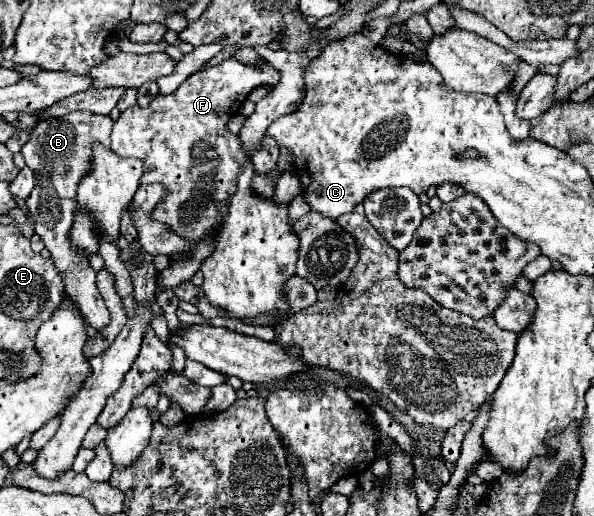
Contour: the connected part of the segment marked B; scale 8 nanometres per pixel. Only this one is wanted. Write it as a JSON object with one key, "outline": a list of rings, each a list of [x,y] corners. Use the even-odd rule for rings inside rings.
{"outline":[[[73,112],[69,116],[69,122],[67,120],[39,122],[29,142],[21,148],[21,154],[27,166],[35,172],[35,188],[27,198],[27,208],[35,218],[35,232],[41,236],[41,240],[45,242],[45,248],[51,252],[51,258],[63,278],[67,294],[77,302],[81,314],[97,332],[109,324],[111,314],[95,286],[95,270],[91,267],[88,256],[85,252],[77,251],[76,248],[76,251],[71,251],[69,230],[75,218],[75,208],[77,208],[75,196],[77,196],[79,180],[83,180],[83,176],[91,172],[93,146],[103,144],[105,148],[109,148],[111,128],[113,128],[111,116]]]}

